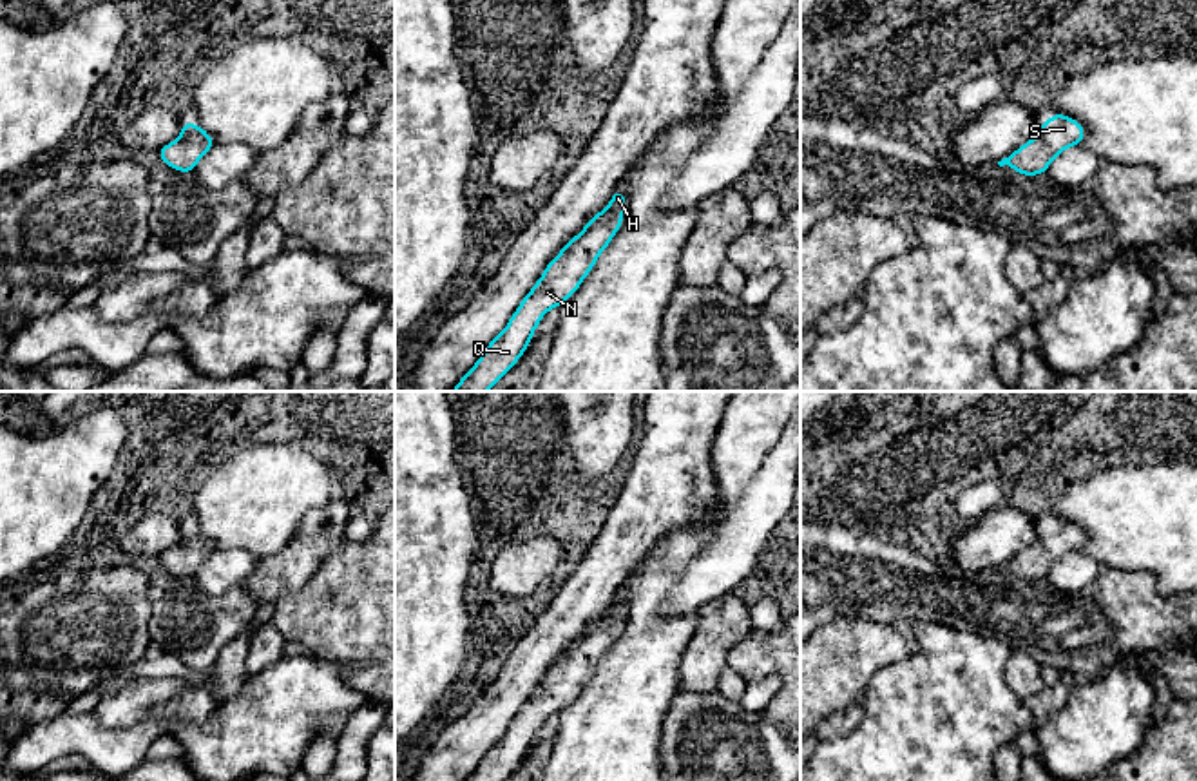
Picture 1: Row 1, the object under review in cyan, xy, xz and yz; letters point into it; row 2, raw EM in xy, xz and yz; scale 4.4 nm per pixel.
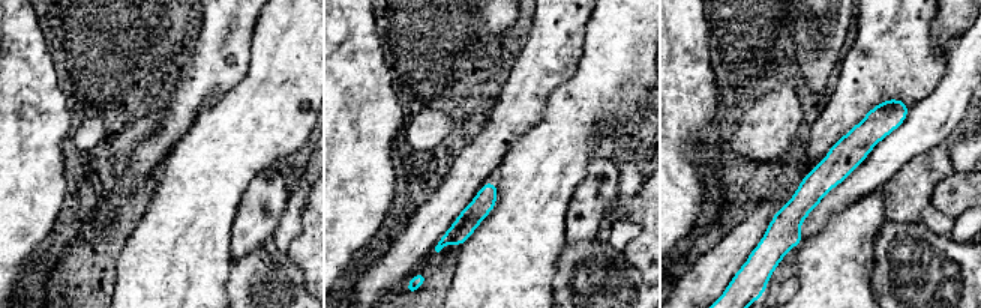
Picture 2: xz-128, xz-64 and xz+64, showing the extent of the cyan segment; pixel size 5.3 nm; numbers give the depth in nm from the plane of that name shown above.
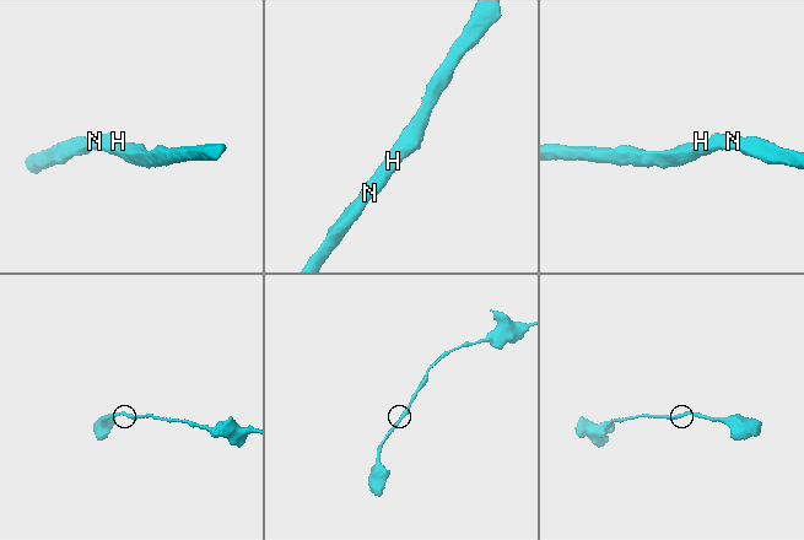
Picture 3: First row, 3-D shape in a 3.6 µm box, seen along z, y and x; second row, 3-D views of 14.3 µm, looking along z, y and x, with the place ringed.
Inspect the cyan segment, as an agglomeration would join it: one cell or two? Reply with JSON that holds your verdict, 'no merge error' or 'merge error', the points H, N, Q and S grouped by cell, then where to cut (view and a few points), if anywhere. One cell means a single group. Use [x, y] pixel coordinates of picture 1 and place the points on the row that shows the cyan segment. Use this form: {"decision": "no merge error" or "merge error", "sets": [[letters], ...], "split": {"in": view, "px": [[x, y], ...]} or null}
{"decision": "no merge error", "sets": [["H", "N", "Q", "S"]], "split": null}

